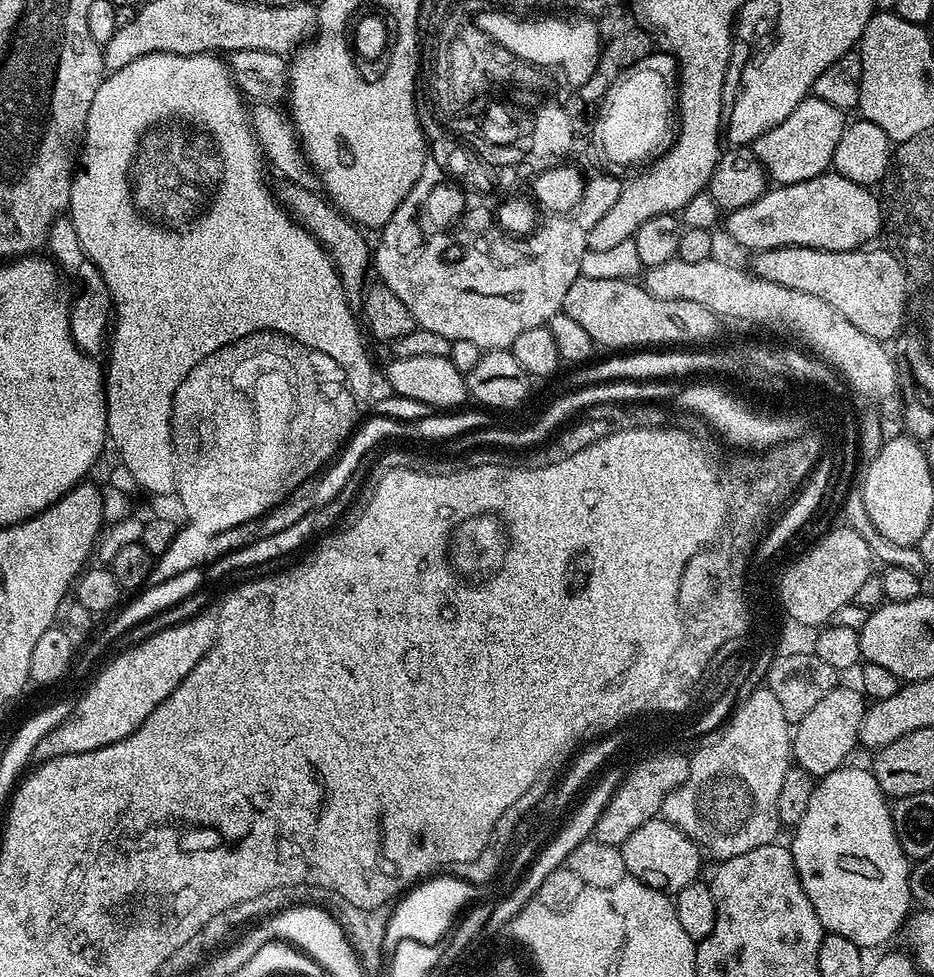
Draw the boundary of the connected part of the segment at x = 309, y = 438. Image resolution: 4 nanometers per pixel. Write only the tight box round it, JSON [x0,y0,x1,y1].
[148,332,358,584]

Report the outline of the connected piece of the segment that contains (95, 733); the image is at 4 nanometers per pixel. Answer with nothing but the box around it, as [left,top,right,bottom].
[32,614,208,764]

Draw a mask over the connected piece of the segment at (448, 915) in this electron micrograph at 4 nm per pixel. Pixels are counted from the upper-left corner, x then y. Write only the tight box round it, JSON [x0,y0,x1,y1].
[383,874,480,952]

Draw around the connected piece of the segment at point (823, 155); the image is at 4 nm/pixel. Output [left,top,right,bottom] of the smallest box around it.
[751,94,846,185]

